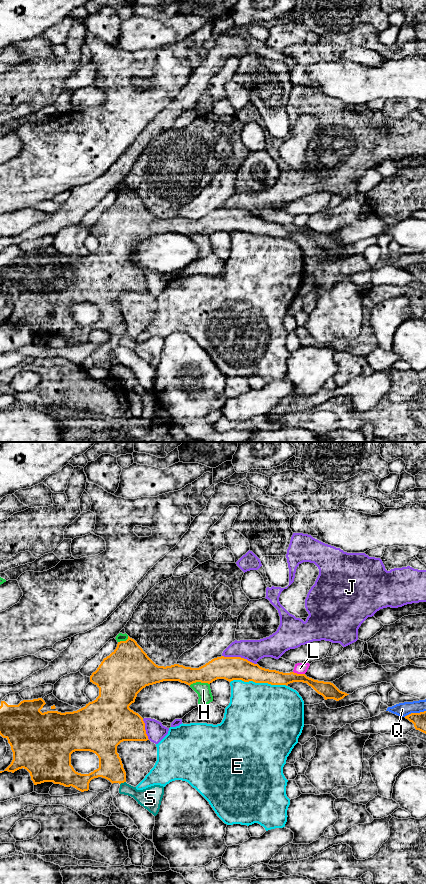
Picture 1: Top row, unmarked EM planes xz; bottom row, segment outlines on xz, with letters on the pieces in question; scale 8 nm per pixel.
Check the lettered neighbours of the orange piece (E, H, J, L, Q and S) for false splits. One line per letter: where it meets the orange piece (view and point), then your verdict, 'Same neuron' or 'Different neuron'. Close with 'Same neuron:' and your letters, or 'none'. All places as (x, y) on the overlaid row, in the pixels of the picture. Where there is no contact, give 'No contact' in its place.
E: Touches orange at xz (258, 682). Different neuron
H: Touches orange at xz (199, 681). Different neuron
J: Touches orange at xz (239, 657). Different neuron
L: Touches orange at xz (299, 674). Different neuron
Q: Touches orange at xz (414, 713). Different neuron
S: Touches orange at xz (122, 782). Different neuron
Same neuron: none

